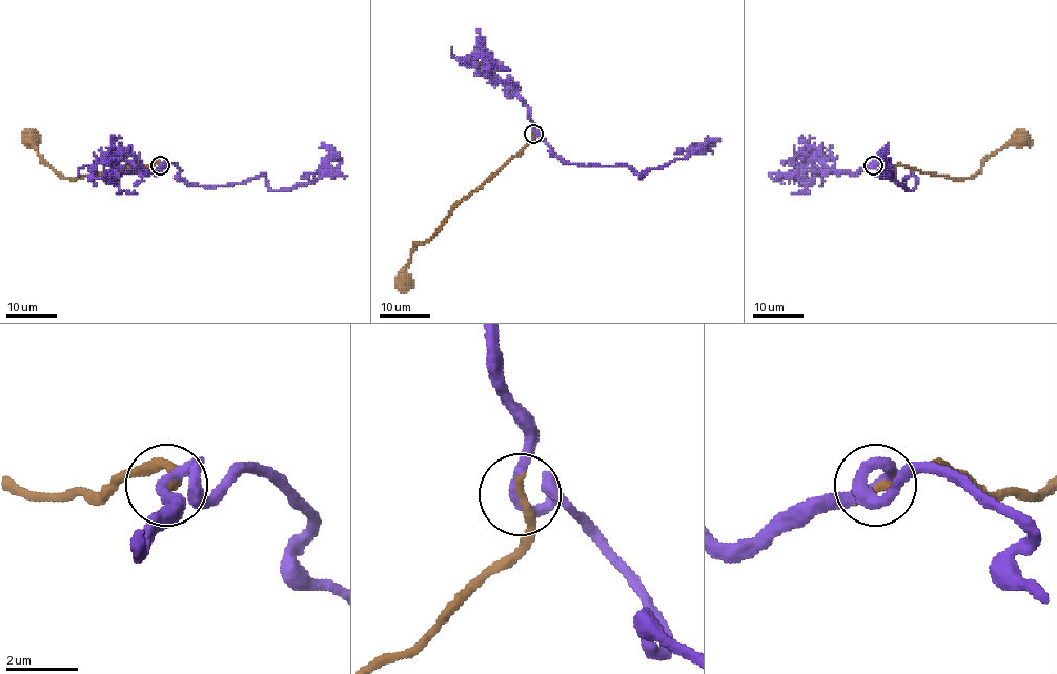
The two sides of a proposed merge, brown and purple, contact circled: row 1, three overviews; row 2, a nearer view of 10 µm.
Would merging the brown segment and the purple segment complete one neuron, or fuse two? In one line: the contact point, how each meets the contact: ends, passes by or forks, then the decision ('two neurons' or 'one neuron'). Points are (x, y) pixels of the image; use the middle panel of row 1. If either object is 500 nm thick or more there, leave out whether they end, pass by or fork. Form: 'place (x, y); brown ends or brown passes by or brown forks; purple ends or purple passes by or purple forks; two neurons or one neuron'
place (533, 134); brown ends; purple passes by; one neuron

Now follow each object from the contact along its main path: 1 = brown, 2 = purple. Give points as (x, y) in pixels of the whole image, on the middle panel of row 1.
1: (533, 134), (530, 142), (465, 197), (440, 228), (415, 247), (404, 270), (405, 281)
2: (533, 134), (536, 133), (552, 154), (565, 162), (628, 165), (639, 177), (685, 159), (703, 145), (693, 147)

